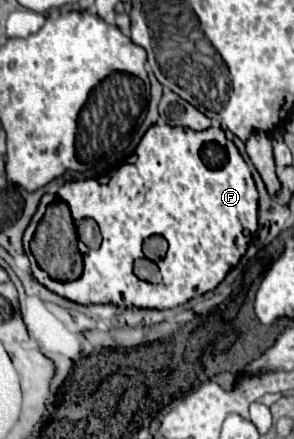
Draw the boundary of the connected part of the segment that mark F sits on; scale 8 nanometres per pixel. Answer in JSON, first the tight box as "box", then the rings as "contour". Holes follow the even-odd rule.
{"box":[22,125,258,309],"contour":[[[152,125],[144,137],[140,139],[132,161],[124,163],[108,181],[108,185],[100,185],[96,179],[72,180],[66,183],[66,189],[58,189],[58,197],[64,199],[71,211],[75,224],[84,217],[96,219],[102,231],[102,245],[96,251],[88,251],[84,255],[84,271],[74,281],[53,280],[40,269],[30,251],[30,242],[37,229],[37,221],[41,221],[49,205],[49,194],[45,194],[37,211],[26,228],[22,243],[30,260],[32,275],[50,291],[68,297],[70,301],[88,305],[88,303],[116,303],[120,307],[150,307],[150,309],[170,309],[184,305],[196,295],[204,295],[212,291],[226,273],[240,261],[246,253],[250,237],[258,229],[258,191],[252,179],[252,173],[242,159],[236,145],[226,139],[222,127],[212,125],[204,131],[192,131],[170,125]],[[150,235],[162,235],[168,241],[168,253],[162,259],[162,281],[148,283],[140,281],[132,265],[142,257],[142,241]]]}

